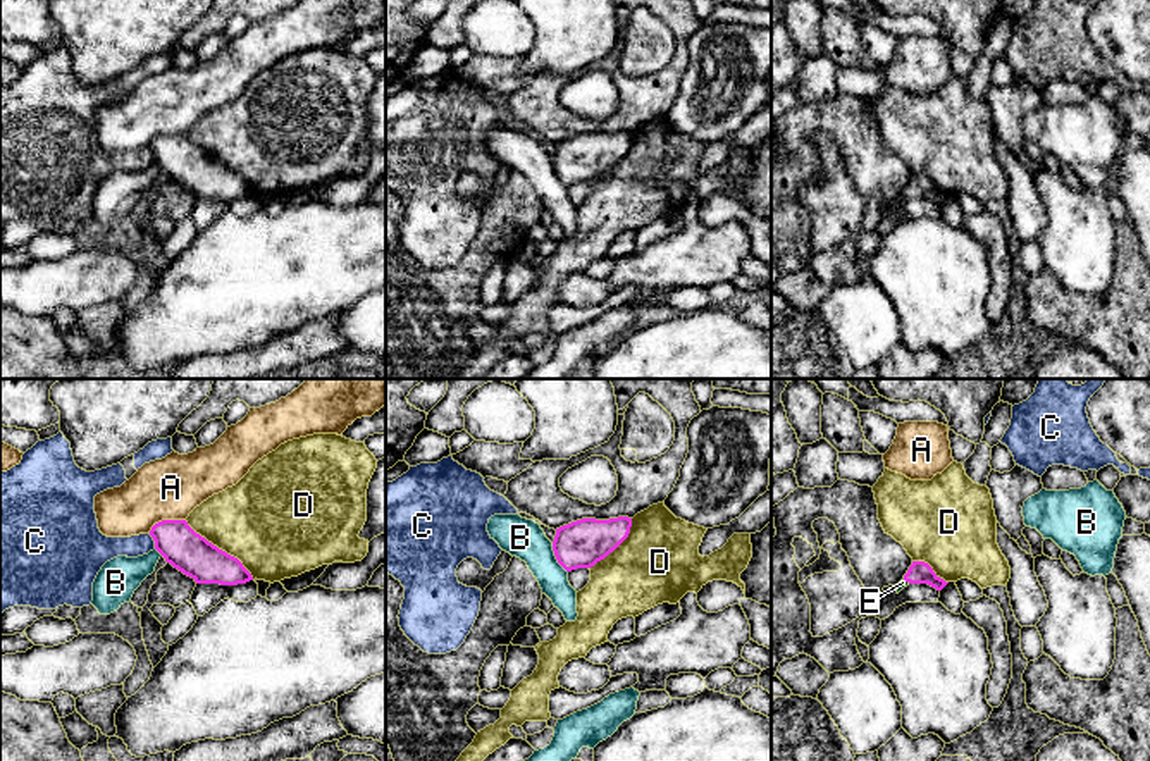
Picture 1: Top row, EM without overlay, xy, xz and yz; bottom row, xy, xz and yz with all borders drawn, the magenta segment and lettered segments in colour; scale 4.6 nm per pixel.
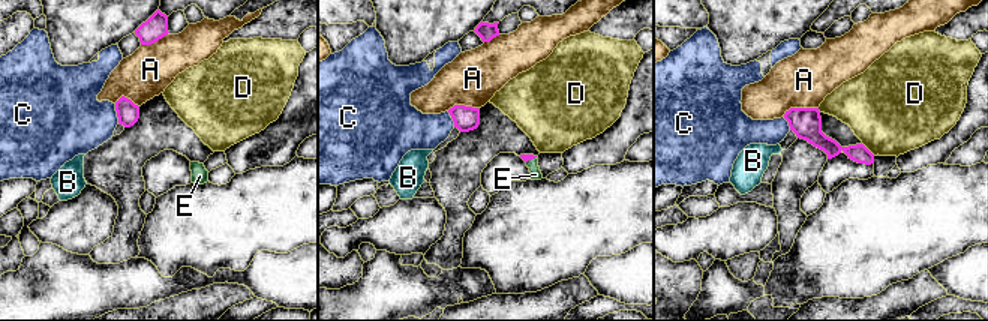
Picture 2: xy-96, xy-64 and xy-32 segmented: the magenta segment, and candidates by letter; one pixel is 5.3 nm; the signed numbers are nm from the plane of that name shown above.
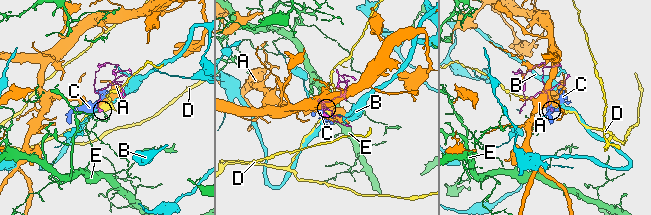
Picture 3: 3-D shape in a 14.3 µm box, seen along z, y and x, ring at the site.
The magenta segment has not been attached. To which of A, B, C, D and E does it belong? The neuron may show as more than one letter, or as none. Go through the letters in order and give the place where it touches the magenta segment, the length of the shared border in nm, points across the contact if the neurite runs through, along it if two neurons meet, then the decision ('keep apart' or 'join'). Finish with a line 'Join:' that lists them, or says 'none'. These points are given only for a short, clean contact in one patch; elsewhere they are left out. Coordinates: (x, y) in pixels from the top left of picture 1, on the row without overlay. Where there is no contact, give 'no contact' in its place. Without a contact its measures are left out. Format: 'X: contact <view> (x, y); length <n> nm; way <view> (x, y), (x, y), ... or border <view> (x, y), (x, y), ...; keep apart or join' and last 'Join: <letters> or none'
A: contact xy (166, 135); length 190 nm; keep apart
B: contact xz (556, 173); length 160 nm; keep apart
C: contact xy (154, 154); length 80 nm; border xy (148, 148), (155, 162); keep apart
D: contact xy (221, 164); length 420 nm; border xy (185, 135), (197, 147), (233, 169), (253, 193); keep apart
E: contact yz (906, 195); length 40 nm; way yz (920, 186), (906, 195), (902, 197); join
Join: E

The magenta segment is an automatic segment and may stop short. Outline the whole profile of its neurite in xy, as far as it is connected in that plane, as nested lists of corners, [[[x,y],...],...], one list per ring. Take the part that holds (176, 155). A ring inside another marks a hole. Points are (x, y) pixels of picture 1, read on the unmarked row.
[[[162,134],[150,150],[165,176],[196,198],[238,200],[253,195],[238,172],[196,148],[186,134]]]

